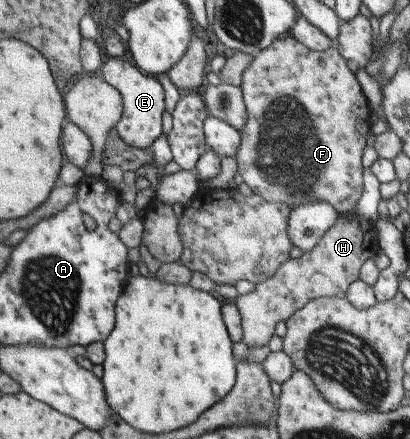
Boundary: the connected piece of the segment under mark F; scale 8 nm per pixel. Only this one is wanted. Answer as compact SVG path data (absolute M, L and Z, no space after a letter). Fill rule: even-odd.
M295 37L293 38L280 38L275 40L271 46L268 46L265 50L262 50L258 55L255 56L255 62L245 70L245 74L243 75L243 84L242 89L244 92L245 102L249 112L249 122L245 124L245 128L243 128L242 132L242 147L239 148L238 155L236 156L238 170L242 180L253 190L253 192L261 195L265 200L269 202L285 202L292 209L297 208L297 206L301 206L301 204L307 204L307 202L315 202L315 200L319 200L319 202L327 202L327 204L331 204L331 208L335 209L335 212L338 214L351 212L351 208L359 208L359 198L363 196L363 183L362 183L362 172L363 168L361 168L361 152L363 152L363 146L365 146L365 140L367 140L367 134L369 134L369 126L367 124L363 124L363 120L367 120L367 102L365 102L365 98L363 98L363 94L361 94L361 90L359 90L359 84L357 84L357 80L355 80L355 76L351 74L350 66L347 65L346 60L341 58L341 54L338 52L338 49L335 45L329 47L327 50L317 52L307 48L307 45L301 44L299 40ZM341 108L341 112L343 112L343 108L345 108L345 112L347 112L347 118L349 118L349 114L351 114L351 118L359 118L359 124L363 124L363 126L321 126L321 124L325 124L325 120L323 120L323 112L333 112L333 114L337 114L337 110Z

